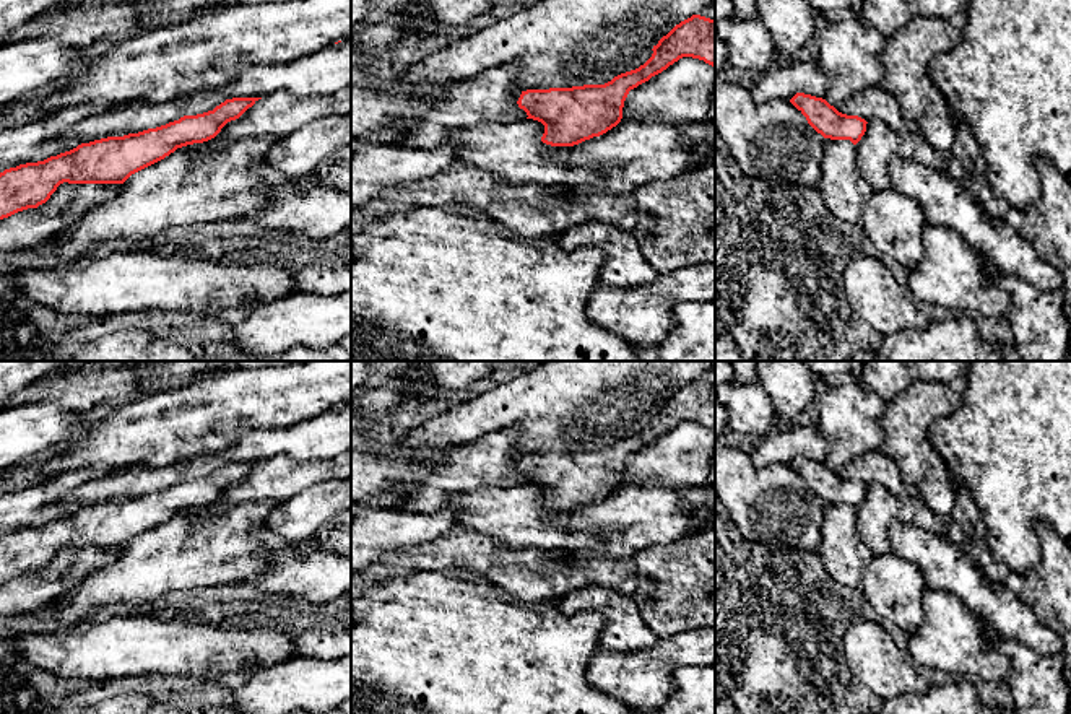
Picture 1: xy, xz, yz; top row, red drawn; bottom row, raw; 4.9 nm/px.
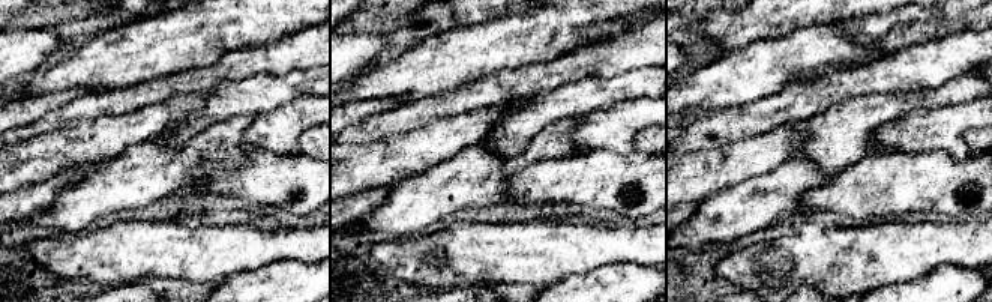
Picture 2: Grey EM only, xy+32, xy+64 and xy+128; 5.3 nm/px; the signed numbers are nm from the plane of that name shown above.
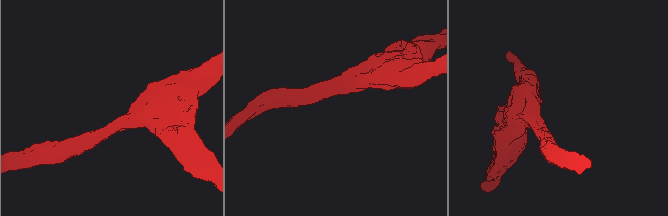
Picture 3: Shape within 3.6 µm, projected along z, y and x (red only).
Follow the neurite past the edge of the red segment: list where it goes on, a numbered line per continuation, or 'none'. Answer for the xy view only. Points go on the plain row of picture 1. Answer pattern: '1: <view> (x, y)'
none

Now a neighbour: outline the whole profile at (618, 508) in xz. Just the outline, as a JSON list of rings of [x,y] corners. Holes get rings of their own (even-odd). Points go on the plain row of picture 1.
[[[621,485],[616,491],[600,501],[574,509],[556,524],[566,530],[596,530],[605,540],[600,546],[588,550],[592,556],[634,556],[650,546],[663,546],[679,540],[697,522],[700,514],[684,514],[678,507],[678,488],[666,485]]]

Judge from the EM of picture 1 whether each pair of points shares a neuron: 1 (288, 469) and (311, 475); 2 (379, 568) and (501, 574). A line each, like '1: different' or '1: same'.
1: same
2: same

